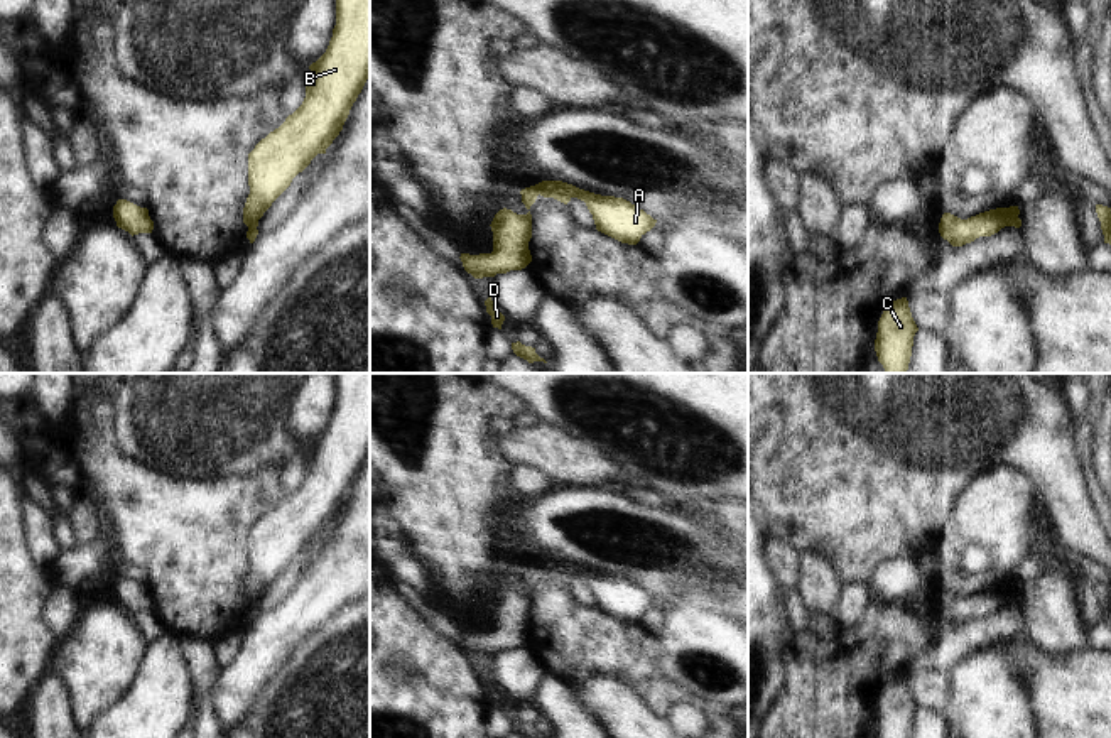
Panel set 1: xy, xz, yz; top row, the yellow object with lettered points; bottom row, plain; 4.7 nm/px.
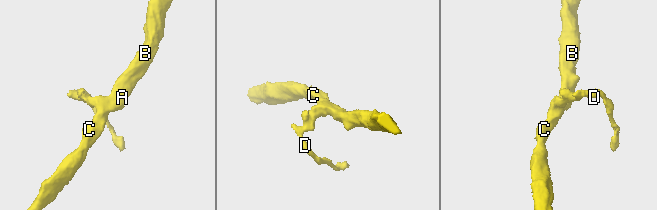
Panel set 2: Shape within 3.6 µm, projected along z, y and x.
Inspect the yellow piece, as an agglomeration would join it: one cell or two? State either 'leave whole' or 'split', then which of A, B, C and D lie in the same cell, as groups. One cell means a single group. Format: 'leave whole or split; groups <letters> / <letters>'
leave whole; groups A B C D

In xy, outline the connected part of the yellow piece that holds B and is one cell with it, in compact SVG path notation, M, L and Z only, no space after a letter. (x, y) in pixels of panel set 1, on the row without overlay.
M334 373L336 404L326 431L309 444L302 483L248 532L250 572L243 586L250 621L258 598L343 508L370 456L370 373Z

